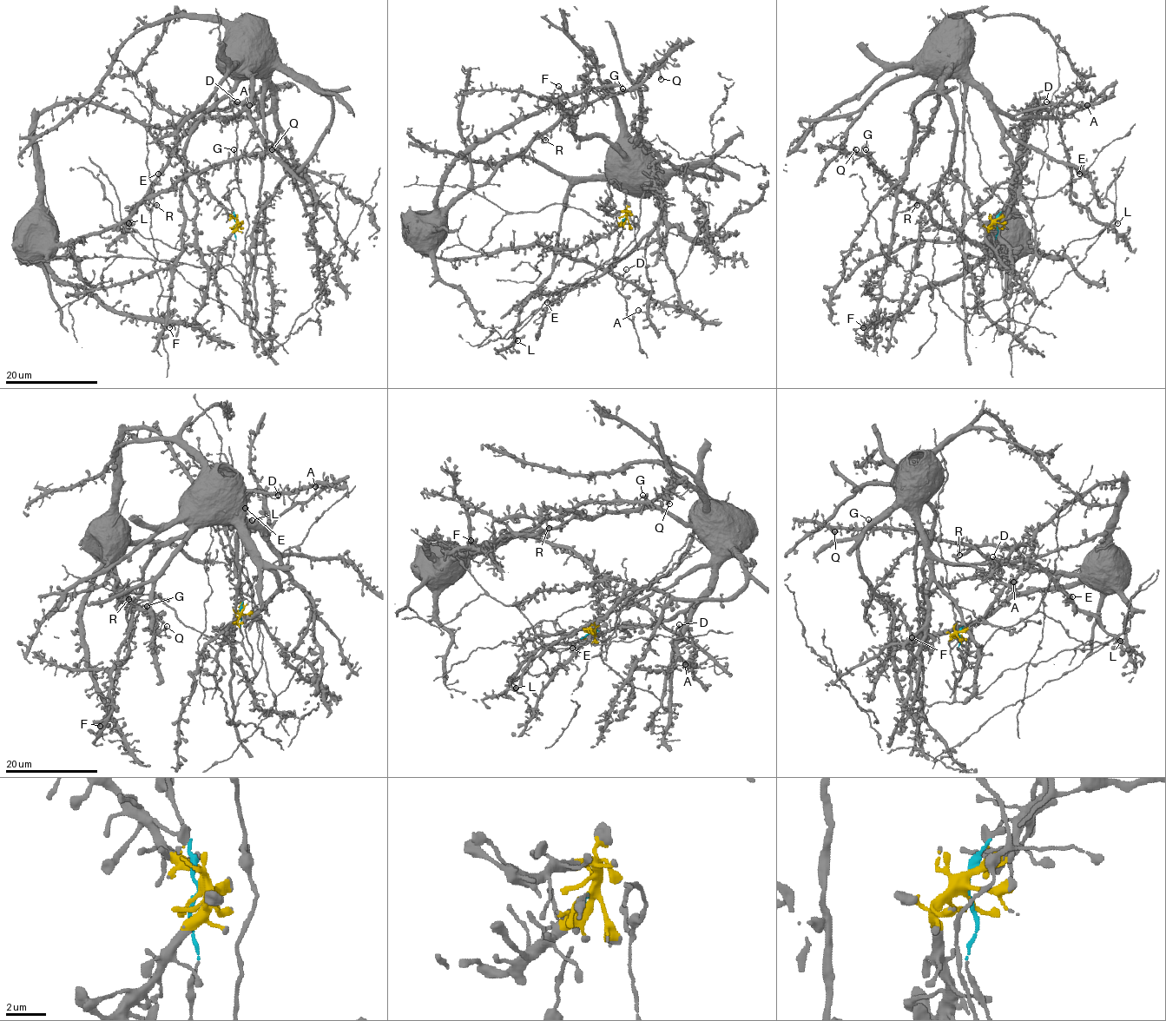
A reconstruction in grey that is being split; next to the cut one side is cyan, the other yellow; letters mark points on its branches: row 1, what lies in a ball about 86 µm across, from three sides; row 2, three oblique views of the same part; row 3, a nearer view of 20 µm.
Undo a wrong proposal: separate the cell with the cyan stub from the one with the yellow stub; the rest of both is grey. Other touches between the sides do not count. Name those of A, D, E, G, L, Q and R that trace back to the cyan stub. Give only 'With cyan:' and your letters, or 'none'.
With cyan: A, E, L

